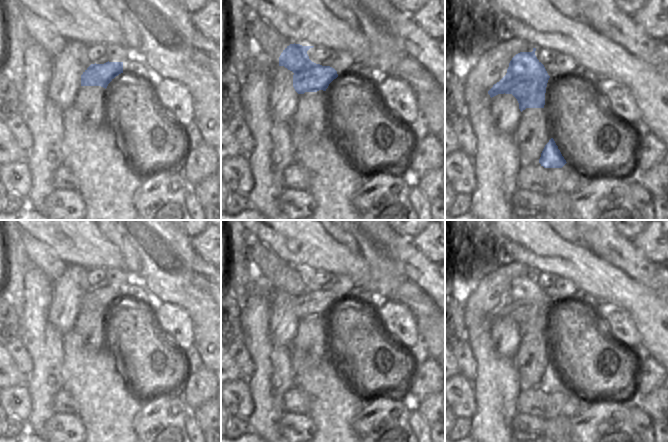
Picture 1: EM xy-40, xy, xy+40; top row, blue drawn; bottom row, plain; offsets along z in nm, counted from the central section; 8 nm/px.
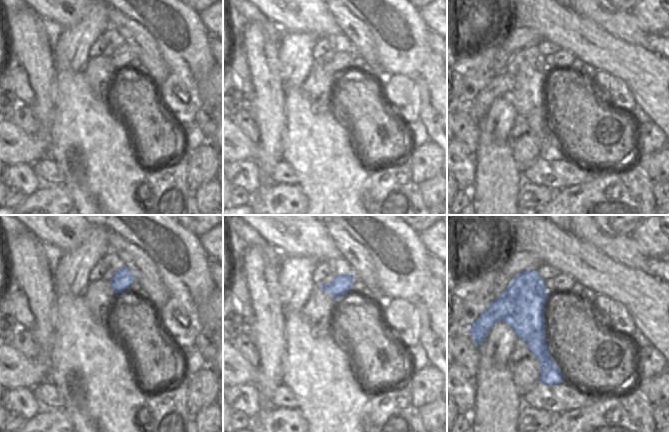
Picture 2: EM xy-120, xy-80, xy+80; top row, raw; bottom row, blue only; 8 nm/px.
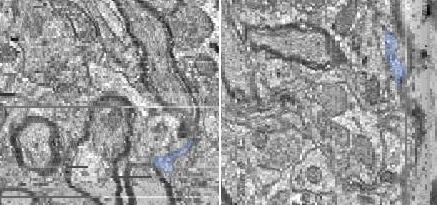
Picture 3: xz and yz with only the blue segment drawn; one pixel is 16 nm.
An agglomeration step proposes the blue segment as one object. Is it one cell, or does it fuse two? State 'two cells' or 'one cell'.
two cells

